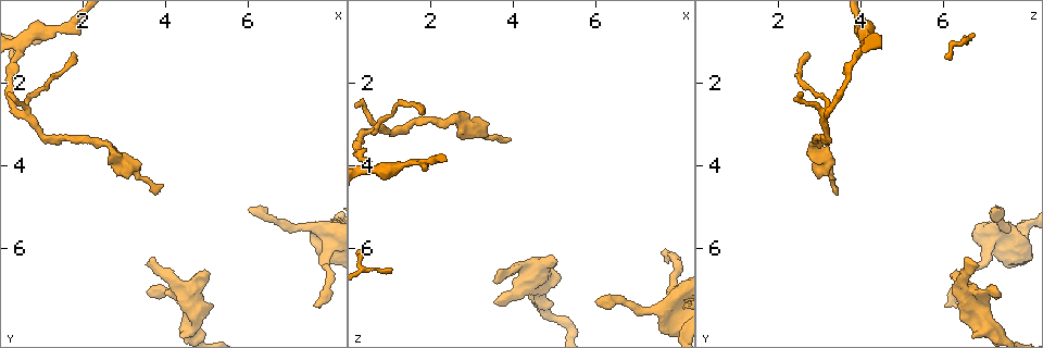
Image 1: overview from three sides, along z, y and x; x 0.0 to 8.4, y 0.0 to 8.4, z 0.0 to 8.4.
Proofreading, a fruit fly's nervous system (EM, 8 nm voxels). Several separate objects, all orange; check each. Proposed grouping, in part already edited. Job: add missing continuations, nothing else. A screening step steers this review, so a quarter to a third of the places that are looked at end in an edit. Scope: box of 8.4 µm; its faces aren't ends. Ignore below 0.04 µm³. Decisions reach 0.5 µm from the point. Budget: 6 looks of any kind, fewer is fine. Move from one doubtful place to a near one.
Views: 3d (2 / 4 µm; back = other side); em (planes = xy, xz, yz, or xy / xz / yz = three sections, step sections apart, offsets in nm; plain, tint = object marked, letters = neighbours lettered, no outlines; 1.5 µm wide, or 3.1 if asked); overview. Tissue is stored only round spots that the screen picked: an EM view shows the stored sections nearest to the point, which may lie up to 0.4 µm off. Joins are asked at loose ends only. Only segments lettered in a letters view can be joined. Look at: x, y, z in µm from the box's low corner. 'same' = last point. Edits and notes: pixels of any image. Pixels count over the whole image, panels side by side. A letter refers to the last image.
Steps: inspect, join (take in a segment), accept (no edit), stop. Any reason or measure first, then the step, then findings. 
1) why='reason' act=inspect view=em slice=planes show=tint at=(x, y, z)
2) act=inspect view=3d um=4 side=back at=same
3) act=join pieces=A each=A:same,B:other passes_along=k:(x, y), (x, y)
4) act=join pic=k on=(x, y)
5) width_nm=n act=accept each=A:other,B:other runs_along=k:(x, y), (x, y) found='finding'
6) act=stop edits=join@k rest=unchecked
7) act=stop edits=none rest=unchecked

why='an open end' act=inspect view=3d um=4 side=back at=(7.70, 7.40, 6.35)

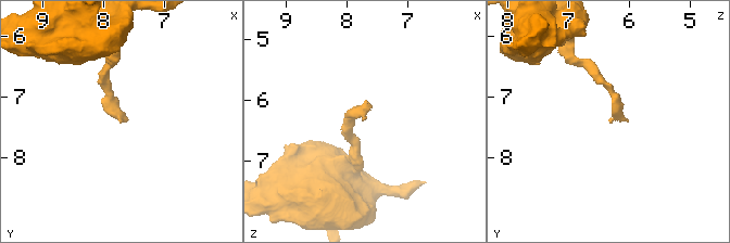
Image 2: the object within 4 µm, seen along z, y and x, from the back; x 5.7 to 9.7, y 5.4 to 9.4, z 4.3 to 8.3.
act=inspect view=em slice=yz step=4 show=letters at=(7.65, 7.40, 6.35)

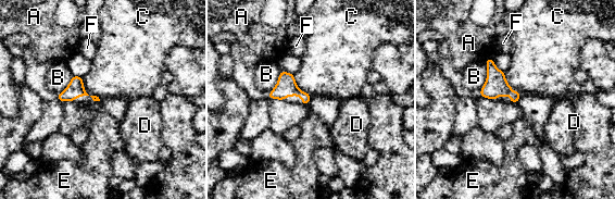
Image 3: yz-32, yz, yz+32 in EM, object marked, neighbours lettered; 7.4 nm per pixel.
act=accept each=A:other,B:other,C:other,D:other,E:other,F:other found='no lettered segment goes on from it'

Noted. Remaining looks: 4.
why='free end' act=inspect view=3d um=4 at=(4.90, 6.75, 6.15)

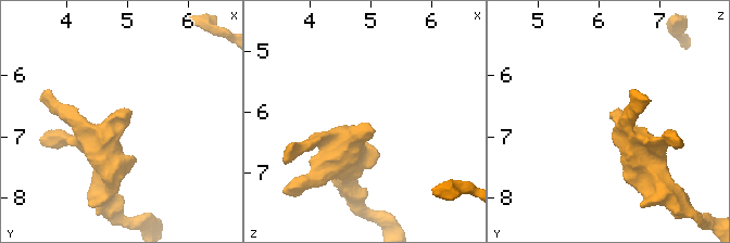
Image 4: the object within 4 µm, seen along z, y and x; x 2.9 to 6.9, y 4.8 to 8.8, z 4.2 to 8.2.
act=inspect view=em slice=planes show=tint at=(4.95, 6.65, 6.15)

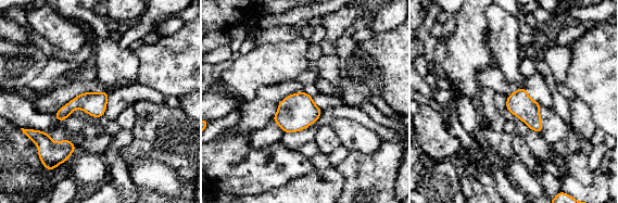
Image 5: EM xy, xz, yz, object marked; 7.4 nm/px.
why='see the neighbours' act=inspect view=em slice=planes show=letters at=same

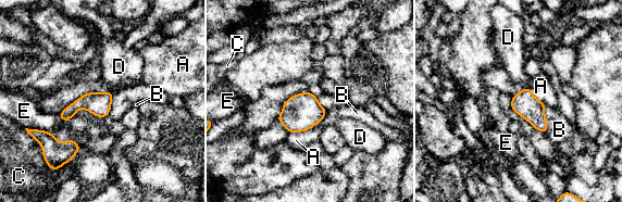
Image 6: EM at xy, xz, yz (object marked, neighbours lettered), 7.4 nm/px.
act=accept each=A:other,B:other,C:other,D:other,E:other border=6:(524, 87), (529, 88) found='none of them fits'

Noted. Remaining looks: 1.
why='thin end' act=inspect view=em slice=planes show=letters at=(1.75, 1.25, 2.70)

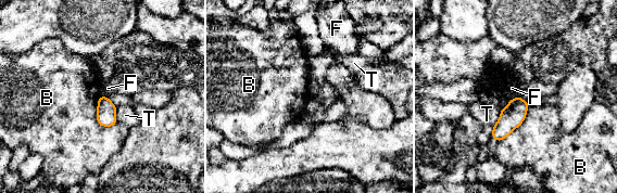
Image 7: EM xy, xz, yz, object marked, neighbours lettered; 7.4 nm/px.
act=accept each=B:other,F:other,T:other border=7:(518, 95), (511, 100) found='no lettered segment goes on from it'

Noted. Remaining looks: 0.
act=stop edits=none rest=unchecked

